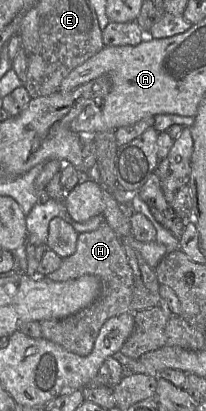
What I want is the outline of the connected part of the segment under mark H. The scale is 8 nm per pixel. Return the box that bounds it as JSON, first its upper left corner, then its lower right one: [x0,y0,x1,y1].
[40,221,133,357]

